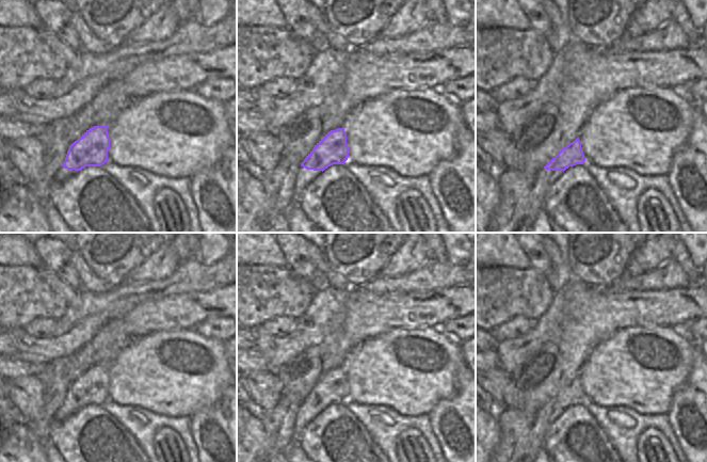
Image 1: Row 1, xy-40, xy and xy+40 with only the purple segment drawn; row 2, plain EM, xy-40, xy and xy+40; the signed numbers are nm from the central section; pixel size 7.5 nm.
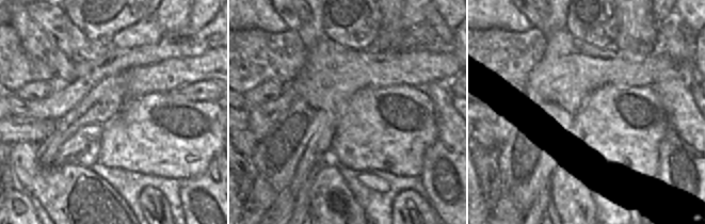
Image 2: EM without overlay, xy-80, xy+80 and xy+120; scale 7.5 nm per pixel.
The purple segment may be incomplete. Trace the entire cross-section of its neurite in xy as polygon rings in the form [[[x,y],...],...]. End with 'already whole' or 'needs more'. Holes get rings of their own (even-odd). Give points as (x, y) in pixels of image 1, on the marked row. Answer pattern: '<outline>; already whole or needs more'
[[[344,128],[327,132],[306,156],[301,166],[307,170],[324,171],[333,164],[344,164],[349,157]]]; already whole

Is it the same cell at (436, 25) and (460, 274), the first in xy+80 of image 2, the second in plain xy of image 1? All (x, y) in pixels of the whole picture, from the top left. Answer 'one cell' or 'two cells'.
two cells

